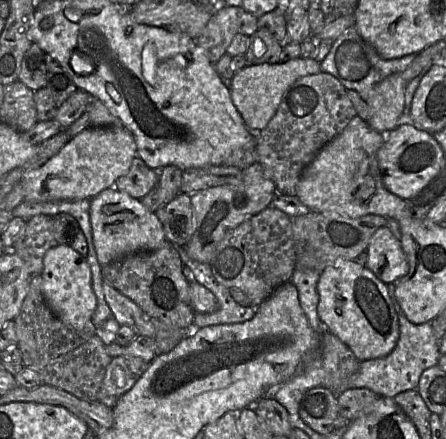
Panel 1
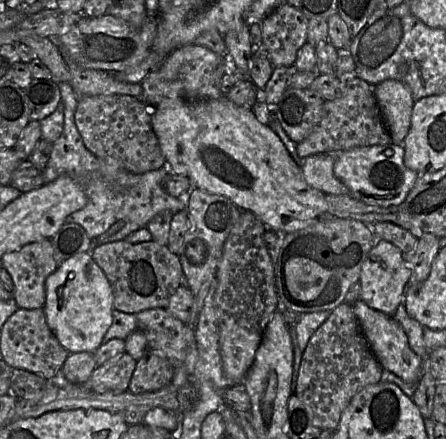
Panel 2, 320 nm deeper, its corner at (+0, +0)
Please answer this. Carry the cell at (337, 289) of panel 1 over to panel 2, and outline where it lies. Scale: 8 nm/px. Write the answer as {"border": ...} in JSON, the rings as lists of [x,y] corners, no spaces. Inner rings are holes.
{"border":[[[361,299],[352,304],[352,309],[380,366],[408,384],[418,383],[422,375],[422,360],[410,348],[407,335],[402,326],[393,317],[368,307]]]}

